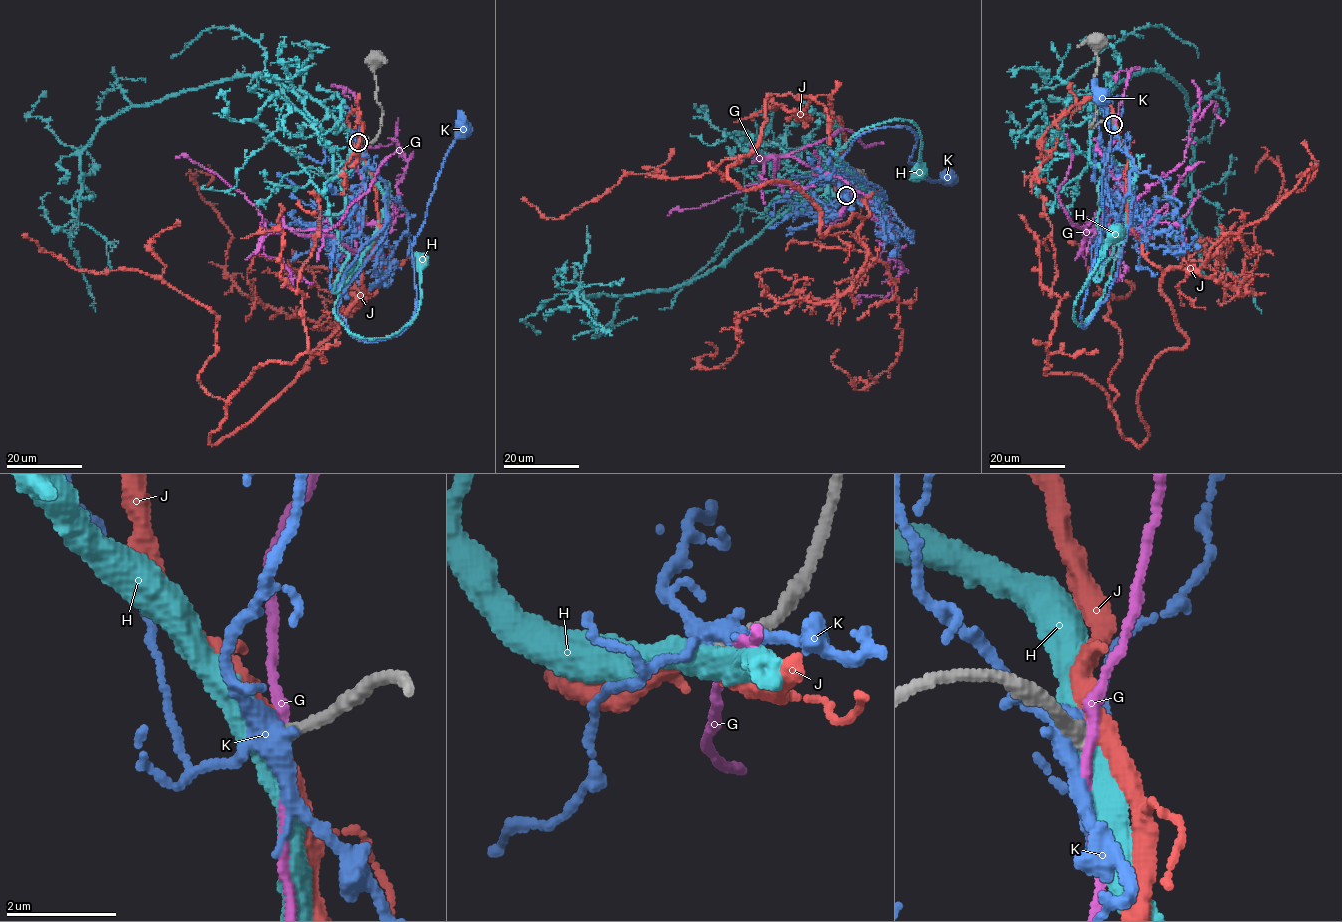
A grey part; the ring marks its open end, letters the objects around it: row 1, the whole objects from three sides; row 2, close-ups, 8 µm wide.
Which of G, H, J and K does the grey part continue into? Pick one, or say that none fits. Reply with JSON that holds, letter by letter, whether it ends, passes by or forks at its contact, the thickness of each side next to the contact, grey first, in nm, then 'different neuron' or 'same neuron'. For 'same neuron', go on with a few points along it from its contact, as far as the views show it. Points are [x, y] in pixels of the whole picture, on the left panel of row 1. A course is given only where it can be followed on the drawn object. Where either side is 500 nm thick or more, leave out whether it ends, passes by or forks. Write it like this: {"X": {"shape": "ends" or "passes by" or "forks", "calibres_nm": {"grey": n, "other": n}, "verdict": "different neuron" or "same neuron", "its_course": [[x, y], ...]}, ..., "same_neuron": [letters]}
{"G": {"shape": "passes by", "calibres_nm": {"grey": 260, "other": 190}, "verdict": "different neuron"}, "H": {"shape": "passes by", "calibres_nm": {"grey": 240, "other": 480}, "verdict": "different neuron"}, "J": {"shape": "passes by", "calibres_nm": {"grey": 260, "other": 320}, "verdict": "different neuron"}, "K": {"shape": "forks", "calibres_nm": {"grey": 280, "other": 340}, "verdict": "different neuron"}, "same_neuron": []}

